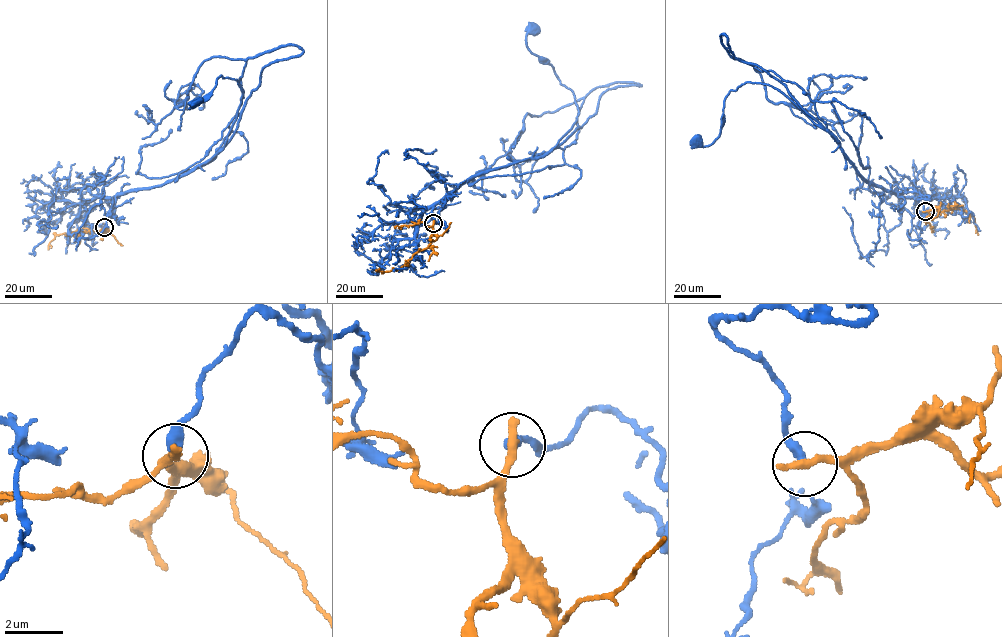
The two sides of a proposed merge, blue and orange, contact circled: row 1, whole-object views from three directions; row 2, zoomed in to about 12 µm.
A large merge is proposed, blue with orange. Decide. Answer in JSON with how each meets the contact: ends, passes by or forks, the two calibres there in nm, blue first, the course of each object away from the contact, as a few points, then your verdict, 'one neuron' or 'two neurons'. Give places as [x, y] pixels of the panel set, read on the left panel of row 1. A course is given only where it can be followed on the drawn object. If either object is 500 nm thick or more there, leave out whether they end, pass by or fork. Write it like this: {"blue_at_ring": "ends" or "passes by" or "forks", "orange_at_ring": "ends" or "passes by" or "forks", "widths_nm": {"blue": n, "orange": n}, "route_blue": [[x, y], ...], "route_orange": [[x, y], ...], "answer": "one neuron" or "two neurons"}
{"blue_at_ring": "ends", "orange_at_ring": "ends", "widths_nm": {"blue": 360, "orange": 360}, "route_blue": [[104, 227], [117, 222], [112, 197], [221, 151], [237, 79], [222, 75], [194, 104]], "route_orange": [[104, 227], [102, 234], [85, 228], [56, 235], [48, 249]], "answer": "two neurons"}

